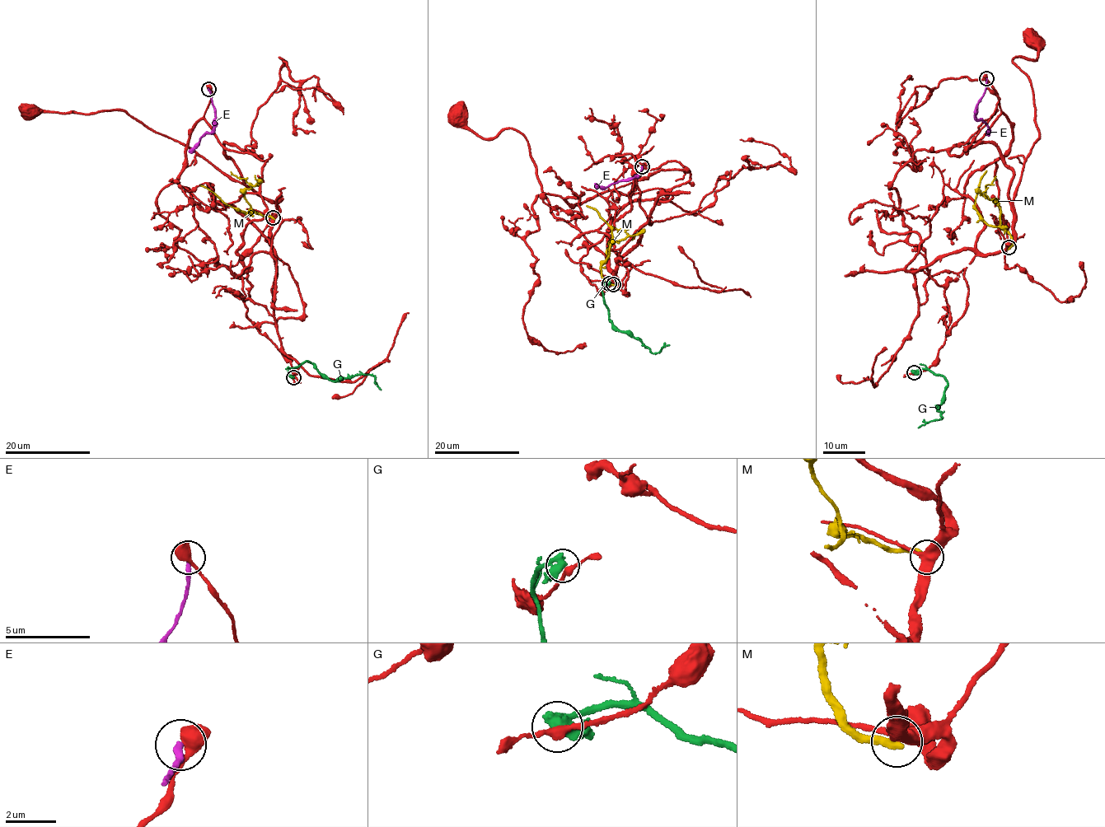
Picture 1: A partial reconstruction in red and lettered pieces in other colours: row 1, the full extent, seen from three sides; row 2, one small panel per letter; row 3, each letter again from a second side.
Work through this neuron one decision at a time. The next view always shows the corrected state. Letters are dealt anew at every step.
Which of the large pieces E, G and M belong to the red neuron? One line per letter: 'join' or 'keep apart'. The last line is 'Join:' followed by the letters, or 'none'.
E: keep apart
G: keep apart
M: keep apart
Join: none

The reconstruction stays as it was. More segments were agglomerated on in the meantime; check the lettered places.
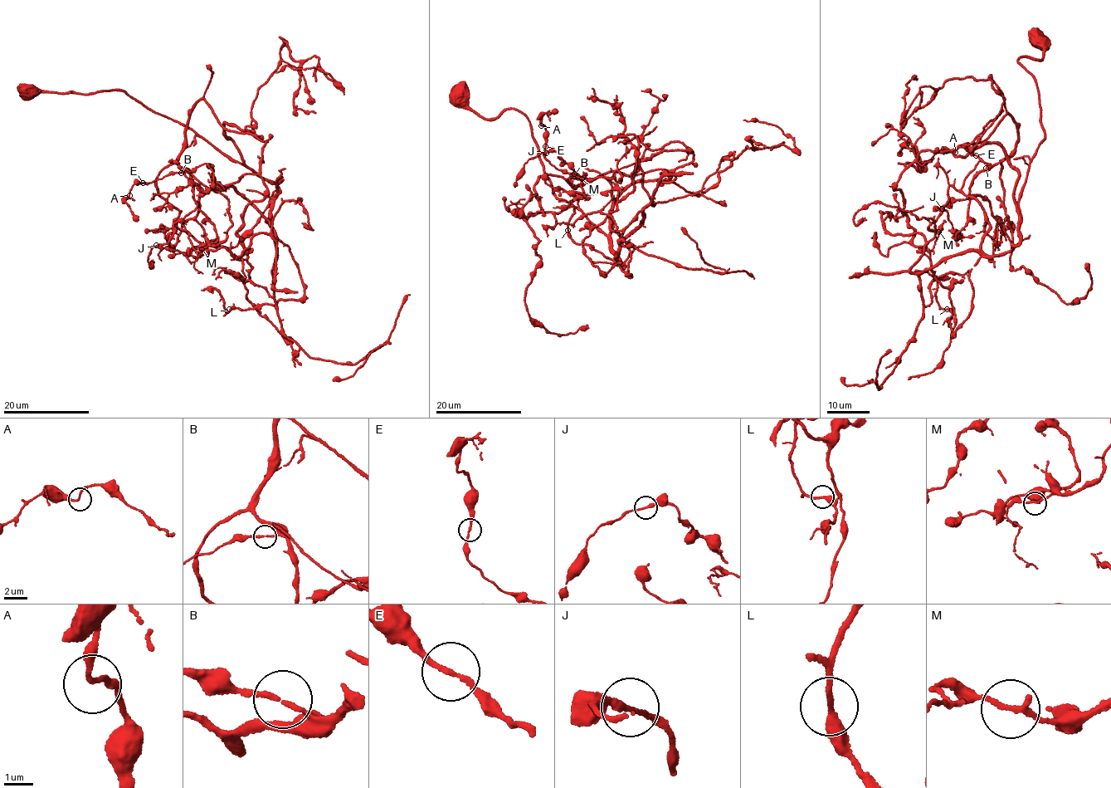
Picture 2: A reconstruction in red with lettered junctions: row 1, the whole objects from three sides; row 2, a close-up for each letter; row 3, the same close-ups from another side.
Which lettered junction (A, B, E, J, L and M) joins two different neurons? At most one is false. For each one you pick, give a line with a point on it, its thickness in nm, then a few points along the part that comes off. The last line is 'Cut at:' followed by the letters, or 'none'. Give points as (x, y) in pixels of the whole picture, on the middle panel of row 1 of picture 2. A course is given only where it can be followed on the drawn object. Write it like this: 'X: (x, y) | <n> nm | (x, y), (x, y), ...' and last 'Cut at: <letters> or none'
Cut at: none

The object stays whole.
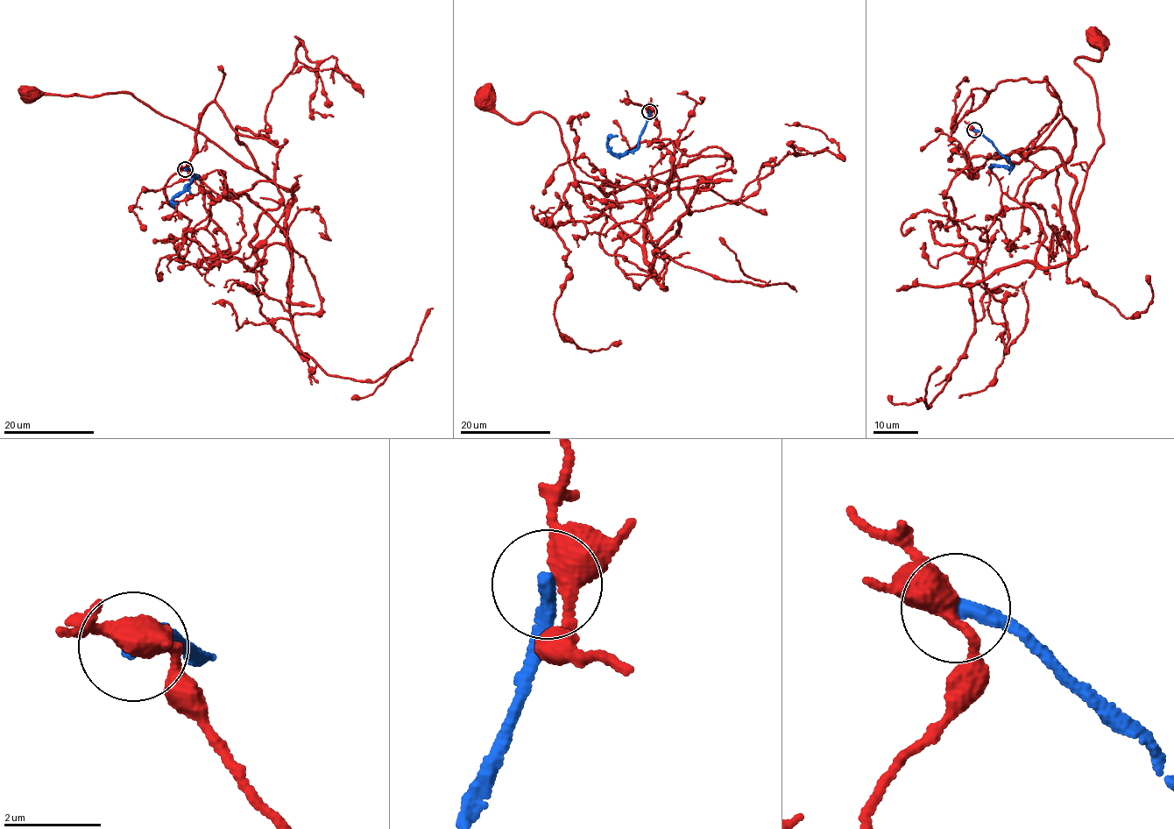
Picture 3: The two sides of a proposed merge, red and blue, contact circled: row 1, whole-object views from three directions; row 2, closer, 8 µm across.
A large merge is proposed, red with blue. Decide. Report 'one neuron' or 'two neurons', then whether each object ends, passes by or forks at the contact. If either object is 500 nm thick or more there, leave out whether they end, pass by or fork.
two neurons; red forks; blue ends

